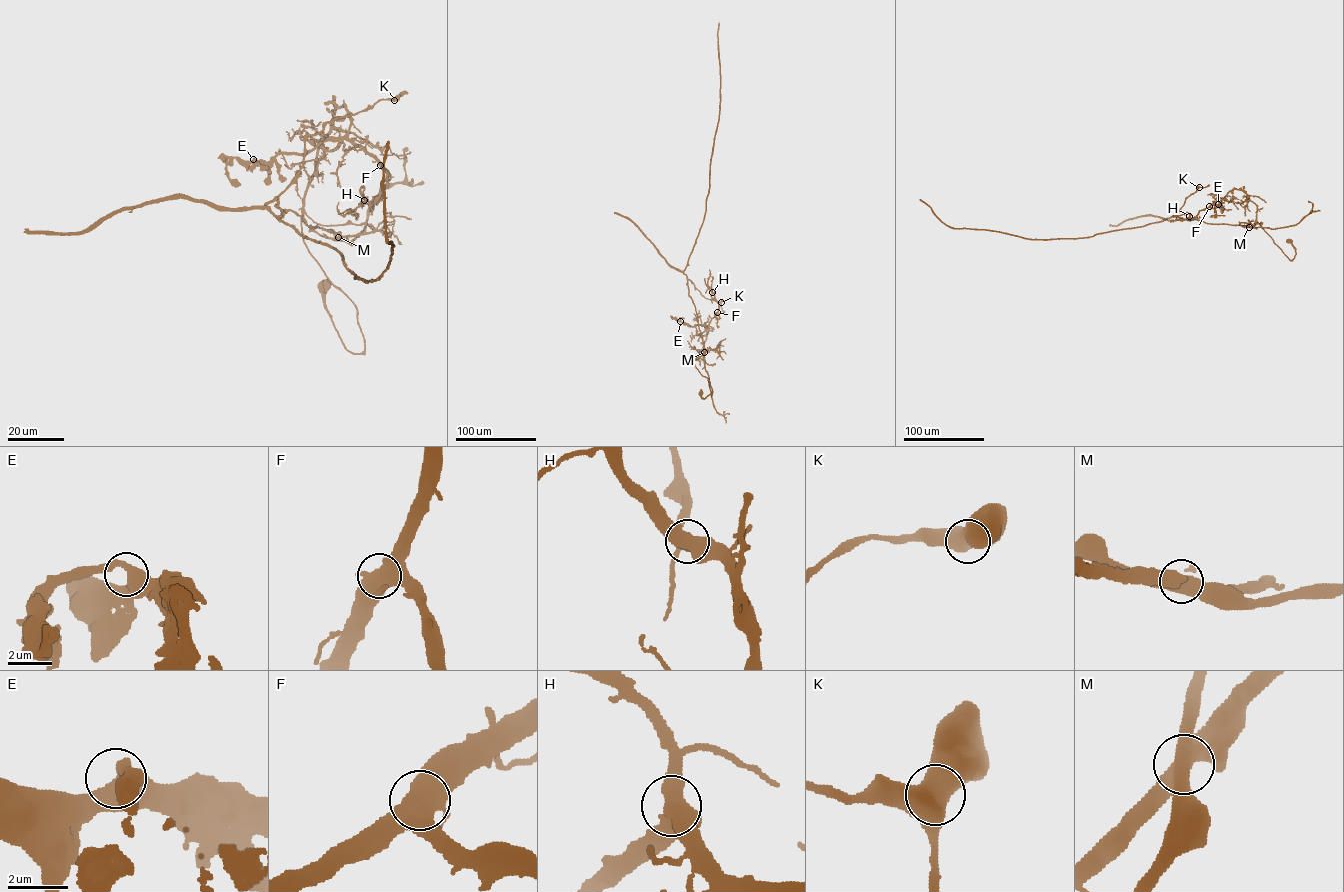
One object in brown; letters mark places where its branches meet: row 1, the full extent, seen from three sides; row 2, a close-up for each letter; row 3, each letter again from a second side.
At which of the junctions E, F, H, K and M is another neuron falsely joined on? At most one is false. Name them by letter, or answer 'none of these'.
M

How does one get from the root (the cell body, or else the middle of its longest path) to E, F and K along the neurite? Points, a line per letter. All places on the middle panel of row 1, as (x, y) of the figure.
E: (700, 392), (703, 398), (712, 392), (710, 381), (694, 362), (702, 350), (708, 328), (680, 321)
F: (700, 392), (704, 398), (712, 389), (694, 360), (698, 360), (707, 326), (717, 312)
K: (700, 392), (704, 398), (712, 389), (694, 364), (705, 349), (687, 279), (705, 298), (721, 302)

